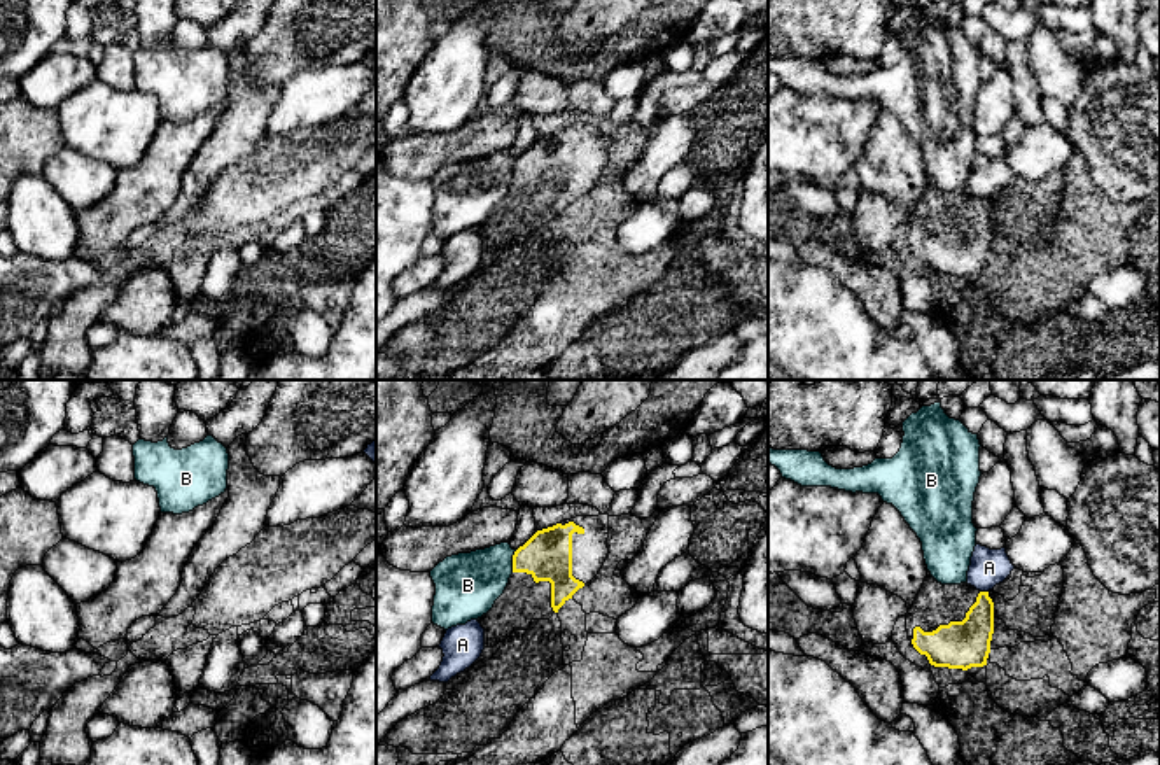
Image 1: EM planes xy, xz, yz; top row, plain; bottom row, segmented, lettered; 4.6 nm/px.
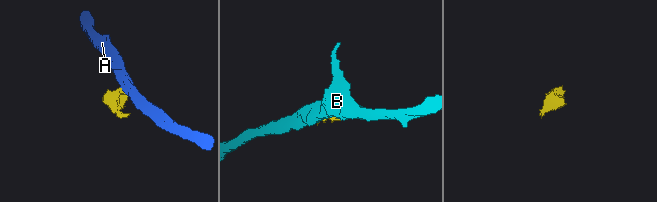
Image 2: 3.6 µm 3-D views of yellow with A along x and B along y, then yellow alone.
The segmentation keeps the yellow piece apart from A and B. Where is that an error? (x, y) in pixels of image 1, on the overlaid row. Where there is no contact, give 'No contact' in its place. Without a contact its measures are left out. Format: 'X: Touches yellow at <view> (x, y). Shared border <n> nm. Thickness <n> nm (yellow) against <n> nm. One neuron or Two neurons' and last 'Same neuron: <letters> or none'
A: Touches yellow at yz (984, 592). Shared border 40 nm. Thickness 220 nm (yellow) against 170 nm. Two neurons
B: Touches yellow at xz (513, 561). Shared border 110 nm. Thickness 220 nm (yellow) against 300 nm. Two neurons
Same neuron: none

